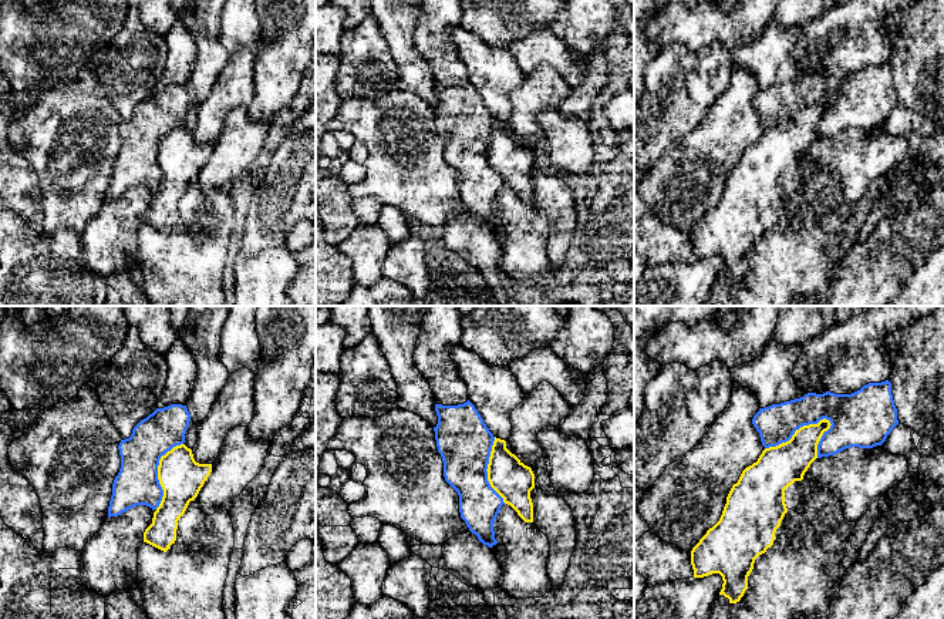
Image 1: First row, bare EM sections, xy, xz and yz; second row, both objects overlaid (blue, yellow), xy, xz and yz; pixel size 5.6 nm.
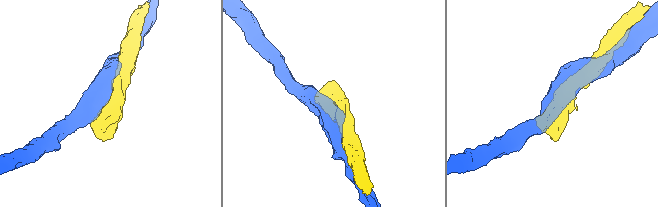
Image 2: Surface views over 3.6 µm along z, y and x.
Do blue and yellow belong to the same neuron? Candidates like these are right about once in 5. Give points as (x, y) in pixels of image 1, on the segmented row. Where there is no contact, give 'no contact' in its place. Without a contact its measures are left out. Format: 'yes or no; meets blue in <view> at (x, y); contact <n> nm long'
no; meets blue in yz at (798, 429); contact 400 nm long

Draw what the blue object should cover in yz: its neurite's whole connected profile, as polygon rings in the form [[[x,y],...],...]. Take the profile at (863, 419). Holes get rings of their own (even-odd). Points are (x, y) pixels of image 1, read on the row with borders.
[[[869,383],[852,394],[808,393],[800,398],[772,404],[753,416],[752,424],[765,448],[792,438],[803,425],[829,420],[830,428],[817,444],[817,458],[846,448],[881,445],[899,424],[891,383]]]

